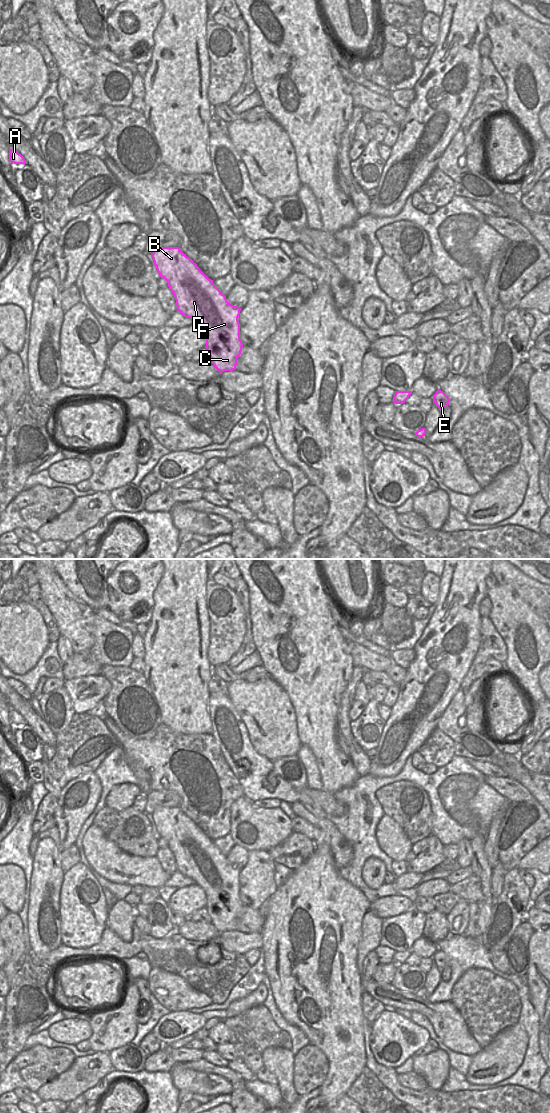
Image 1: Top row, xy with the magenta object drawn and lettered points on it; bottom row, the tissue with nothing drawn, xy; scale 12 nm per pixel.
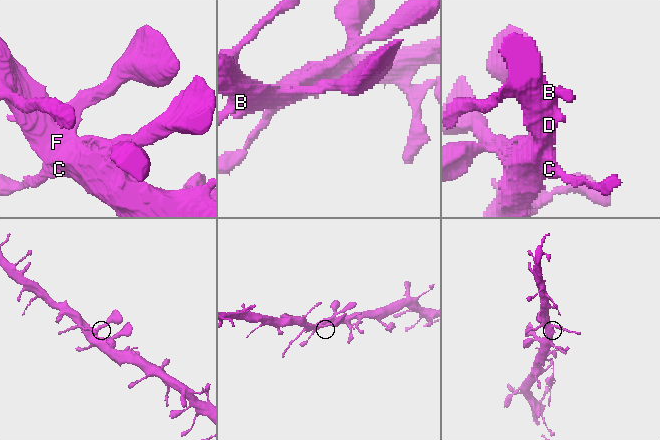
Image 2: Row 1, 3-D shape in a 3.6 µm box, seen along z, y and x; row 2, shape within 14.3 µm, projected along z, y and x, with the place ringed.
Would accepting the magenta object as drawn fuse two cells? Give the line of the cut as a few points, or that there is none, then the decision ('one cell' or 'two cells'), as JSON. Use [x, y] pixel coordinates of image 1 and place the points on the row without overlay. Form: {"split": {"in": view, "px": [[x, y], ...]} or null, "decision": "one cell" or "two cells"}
{"split": null, "decision": "one cell"}

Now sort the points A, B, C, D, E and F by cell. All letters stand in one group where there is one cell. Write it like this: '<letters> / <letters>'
A B C D E F

